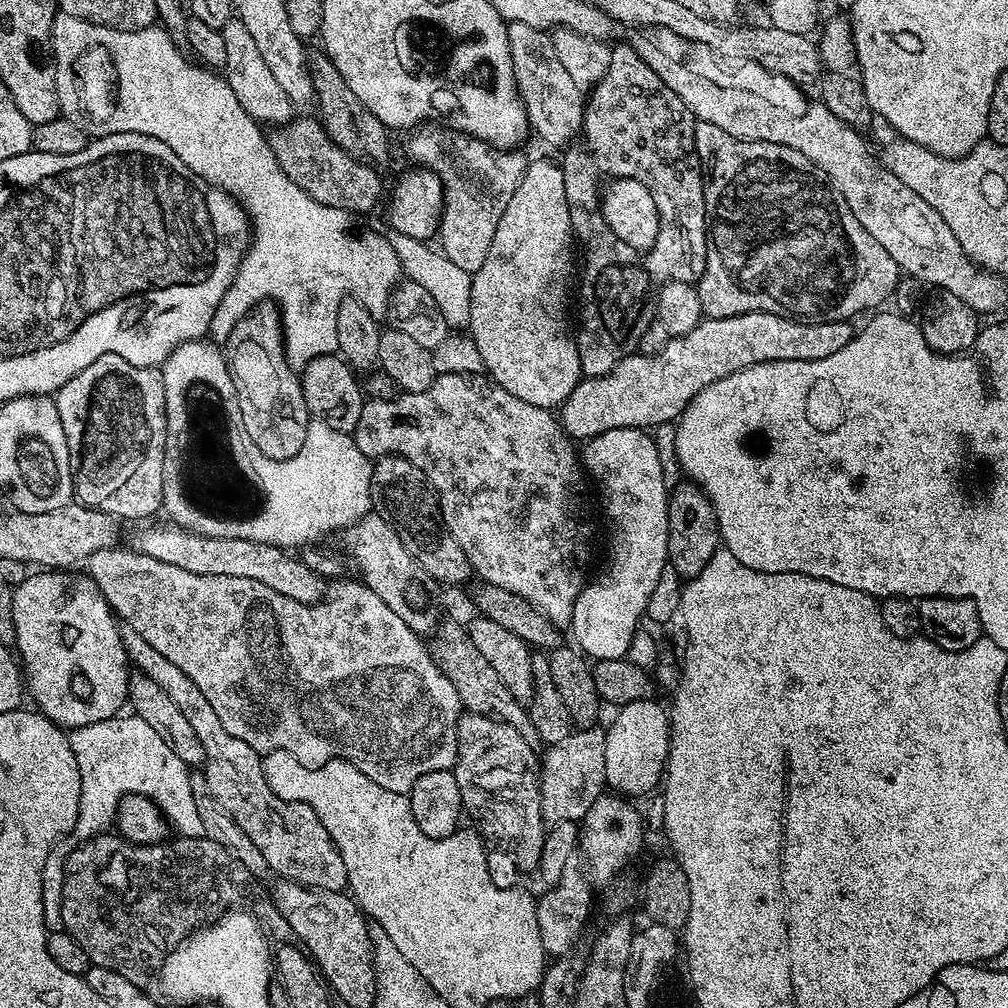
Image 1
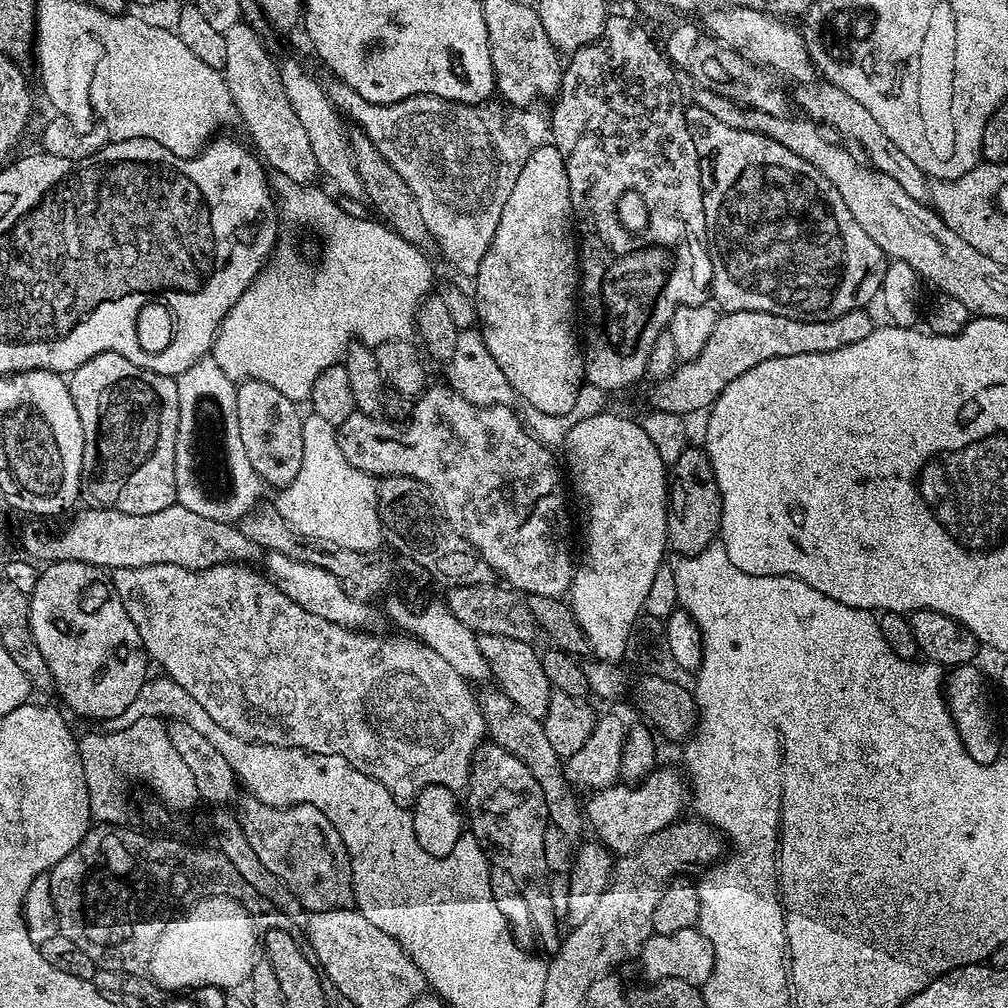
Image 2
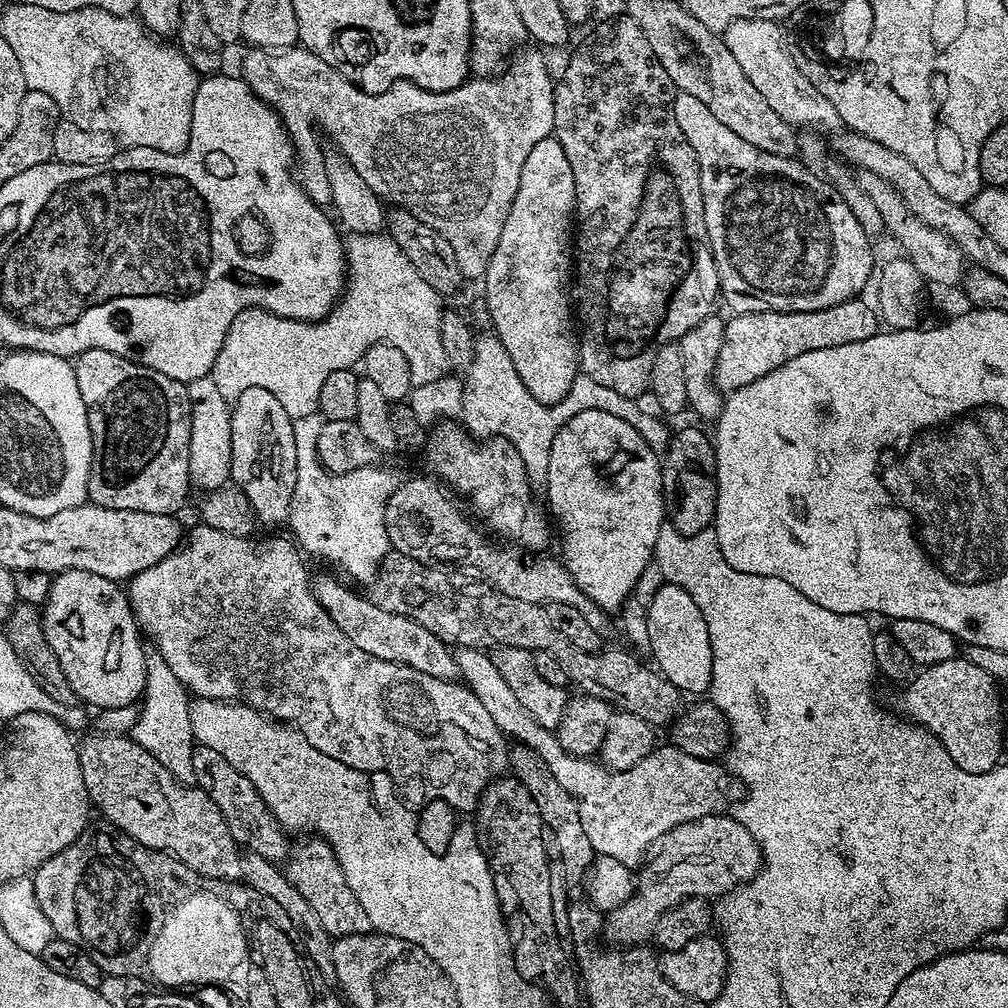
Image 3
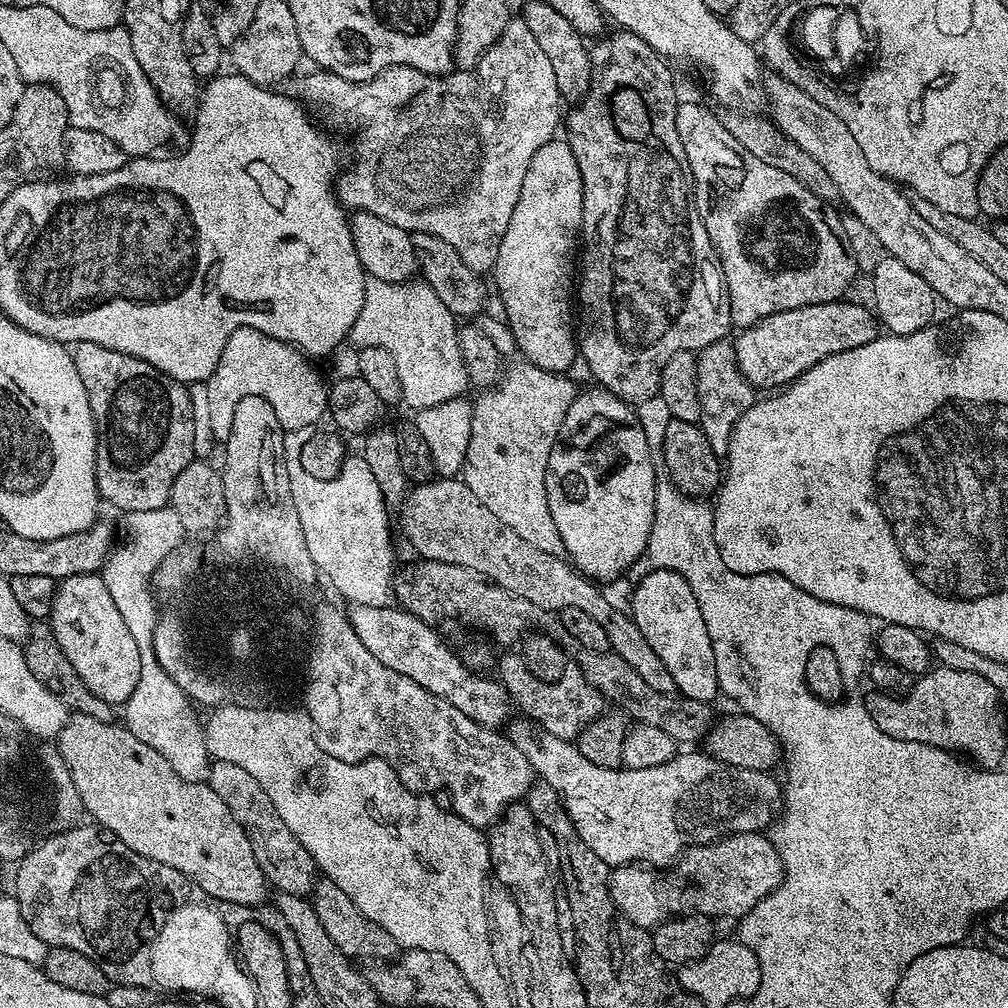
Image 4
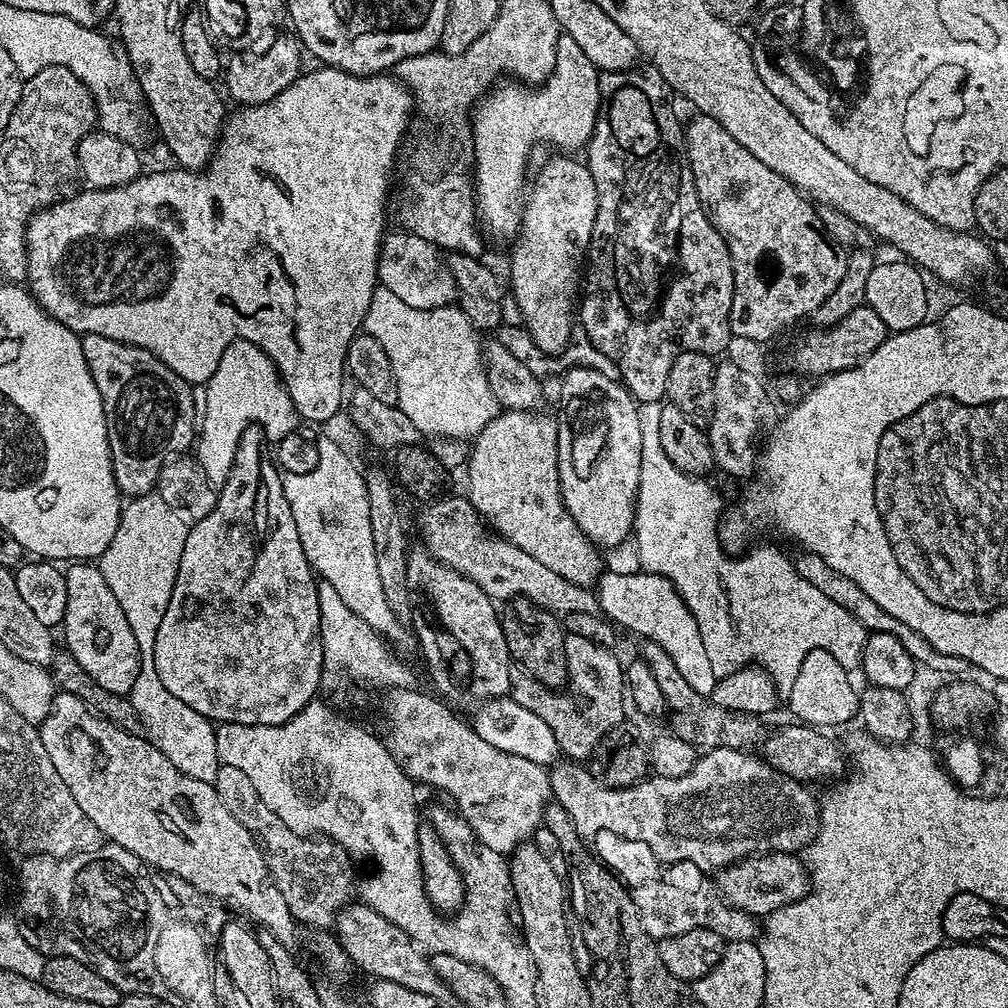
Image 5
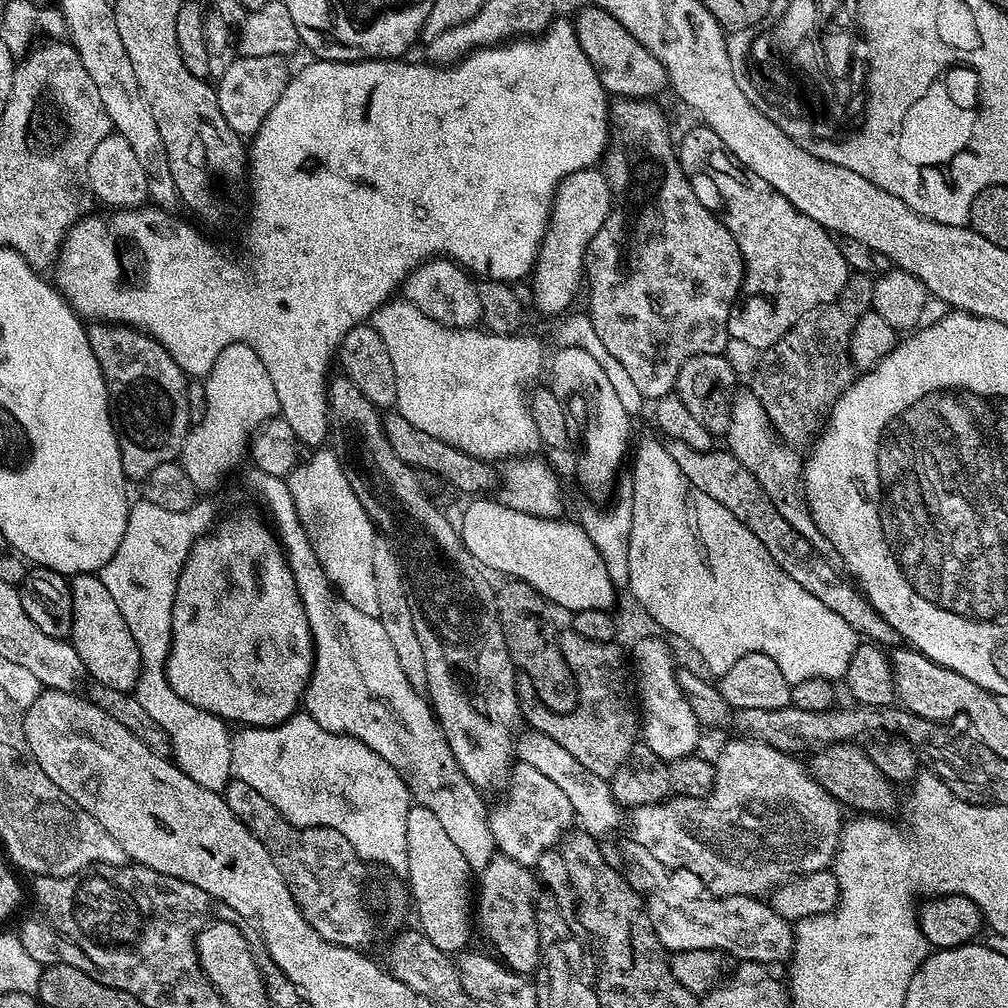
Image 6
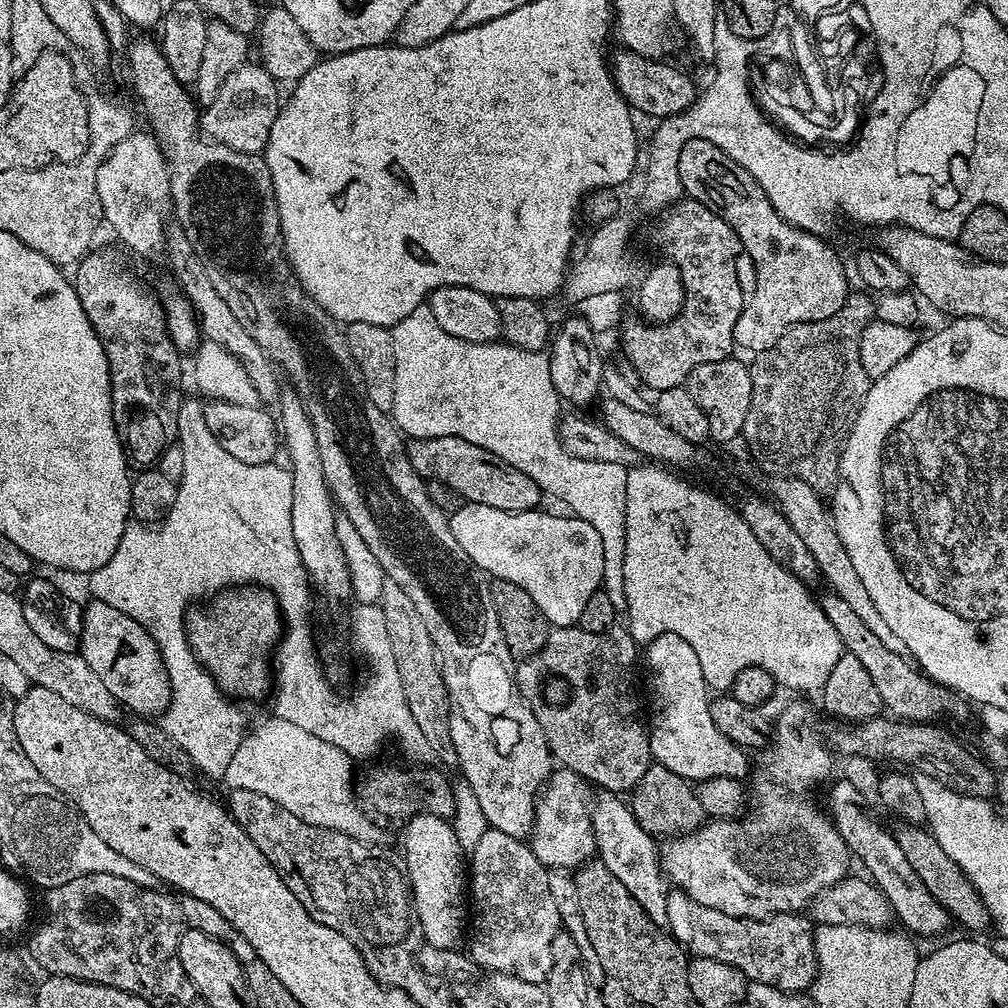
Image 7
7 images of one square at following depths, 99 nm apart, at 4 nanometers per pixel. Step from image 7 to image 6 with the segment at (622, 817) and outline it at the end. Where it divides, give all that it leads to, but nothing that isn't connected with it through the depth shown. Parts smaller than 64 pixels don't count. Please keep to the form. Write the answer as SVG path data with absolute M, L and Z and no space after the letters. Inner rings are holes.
M535 730L527 731L521 731L515 737L515 759L519 763L534 766L534 770L542 770L542 774L546 774L550 782L555 782L559 786L562 794L566 794L566 799L570 801L575 823L583 831L597 838L604 838L607 832L614 831L620 824L622 809L614 798L611 783L605 777L586 770L586 766L582 766L582 762L578 762L578 758L573 758L564 747L558 746L554 738Z

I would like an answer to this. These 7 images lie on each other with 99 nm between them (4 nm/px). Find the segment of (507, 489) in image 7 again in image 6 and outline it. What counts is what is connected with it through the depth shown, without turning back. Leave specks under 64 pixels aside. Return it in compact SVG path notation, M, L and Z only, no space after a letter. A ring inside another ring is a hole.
M395 410L389 411L383 417L383 421L384 433L390 446L394 446L394 454L398 454L398 458L402 458L402 462L406 462L411 468L440 475L448 486L461 488L464 492L472 492L468 494L488 494L491 493L488 492L491 488L493 491L497 487L498 472L497 469L496 472L492 469L495 467L489 461L466 454L458 450L458 446L450 446L442 442L442 438L425 434L423 430L418 430L418 426L406 422L406 418L402 418L402 414Z

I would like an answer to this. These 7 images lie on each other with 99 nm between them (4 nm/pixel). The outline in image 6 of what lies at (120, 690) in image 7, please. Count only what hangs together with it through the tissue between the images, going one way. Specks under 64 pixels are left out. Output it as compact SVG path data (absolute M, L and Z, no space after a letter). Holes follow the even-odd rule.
M83 572L80 576L71 577L72 585L72 634L70 642L76 648L78 658L82 658L85 673L95 683L110 686L114 690L132 692L136 687L136 679L140 676L140 651L138 642L134 642L134 634L130 634L130 626L126 626L126 618L118 611L114 598L110 598L110 590L102 586L99 575Z

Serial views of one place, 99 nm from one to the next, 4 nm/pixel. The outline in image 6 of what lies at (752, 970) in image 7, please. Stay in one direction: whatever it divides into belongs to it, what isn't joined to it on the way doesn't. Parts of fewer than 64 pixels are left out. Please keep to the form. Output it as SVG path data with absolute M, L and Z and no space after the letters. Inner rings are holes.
M635 842L625 846L624 864L628 885L643 896L654 934L669 953L705 948L727 952L740 962L749 960L765 966L791 957L793 925L782 919L771 903L754 896L713 896L698 874L685 868L668 868L646 846Z

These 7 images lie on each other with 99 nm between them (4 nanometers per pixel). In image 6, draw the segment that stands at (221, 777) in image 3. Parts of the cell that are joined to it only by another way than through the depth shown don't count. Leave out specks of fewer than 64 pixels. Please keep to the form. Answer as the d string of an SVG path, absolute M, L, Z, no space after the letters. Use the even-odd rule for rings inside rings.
M235 778L229 780L222 795L230 810L234 810L234 814L250 829L254 838L266 846L270 858L274 858L282 878L290 886L290 894L306 922L310 922L310 926L314 926L314 930L318 930L326 942L368 950L375 940L391 938L405 927L404 915L410 912L410 893L401 877L386 866L361 860L354 846L350 846L350 842L338 834L338 830L330 826L295 828L275 806L262 798L262 794L258 794L258 790L254 790L254 786L246 786L246 782Z

